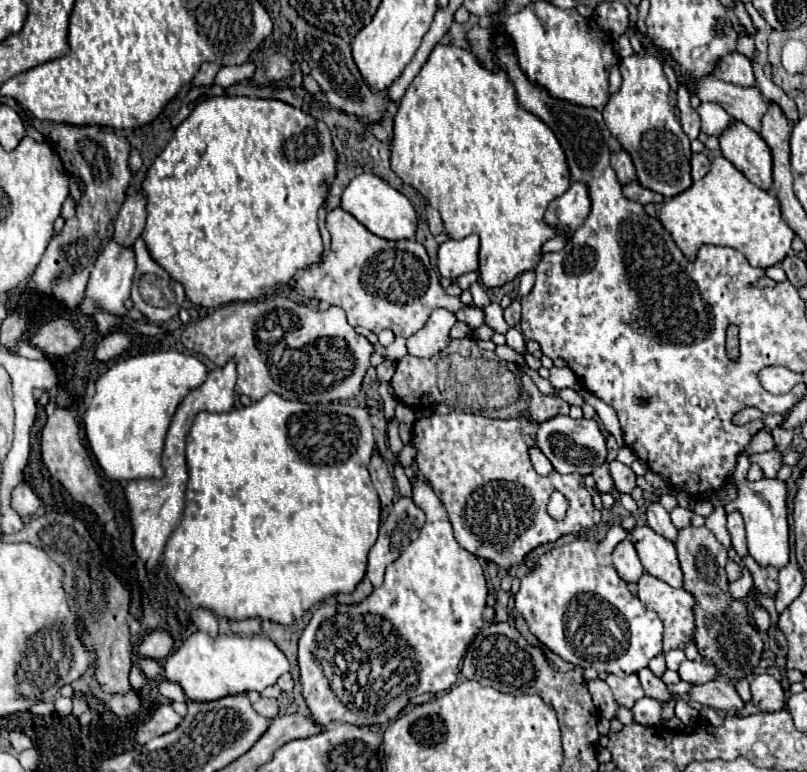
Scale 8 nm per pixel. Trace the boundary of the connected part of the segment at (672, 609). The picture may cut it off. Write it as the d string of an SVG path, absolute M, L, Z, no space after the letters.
M644 573L638 581L638 599L656 611L664 623L664 653L674 647L684 647L692 639L694 597L690 593Z

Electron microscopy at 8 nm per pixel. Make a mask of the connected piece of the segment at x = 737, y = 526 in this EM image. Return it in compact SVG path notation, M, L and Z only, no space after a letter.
M730 513L728 515L728 533L732 537L732 547L736 549L736 553L740 557L746 557L748 555L748 547L746 547L746 529L744 529L744 521L742 521L742 515L740 513Z

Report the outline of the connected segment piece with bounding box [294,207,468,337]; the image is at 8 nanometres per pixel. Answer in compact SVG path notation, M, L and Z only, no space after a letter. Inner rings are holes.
M342 207L326 215L330 233L330 251L320 263L306 267L296 279L296 293L318 301L328 301L346 311L352 327L362 325L372 333L390 329L394 335L410 337L416 333L430 313L444 307L452 313L466 309L460 297L450 297L440 285L438 271L432 267L426 249L414 239L388 241L370 233Z

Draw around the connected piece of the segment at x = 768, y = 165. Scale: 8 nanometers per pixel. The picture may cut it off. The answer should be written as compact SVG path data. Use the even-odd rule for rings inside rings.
M732 119L730 127L718 137L722 155L734 163L752 183L760 189L772 189L772 153L766 141L746 127L742 121Z

